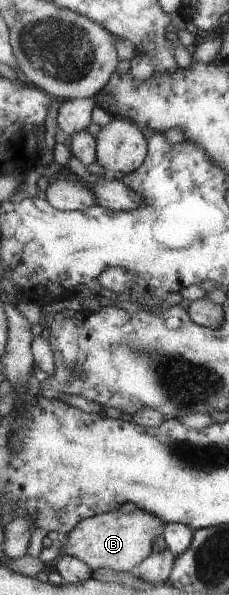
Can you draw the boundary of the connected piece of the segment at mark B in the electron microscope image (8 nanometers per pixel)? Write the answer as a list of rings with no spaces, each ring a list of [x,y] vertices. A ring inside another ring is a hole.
[[[138,507],[128,514],[118,510],[98,514],[82,520],[72,532],[67,533],[60,555],[65,553],[66,556],[80,558],[94,571],[108,568],[117,572],[131,572],[154,552],[154,540],[164,533],[167,525],[156,514]]]

